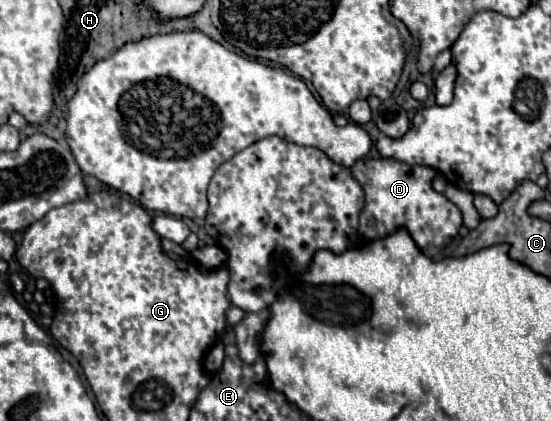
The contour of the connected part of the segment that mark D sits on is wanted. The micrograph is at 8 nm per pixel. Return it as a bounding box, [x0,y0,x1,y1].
[351,158,463,256]

